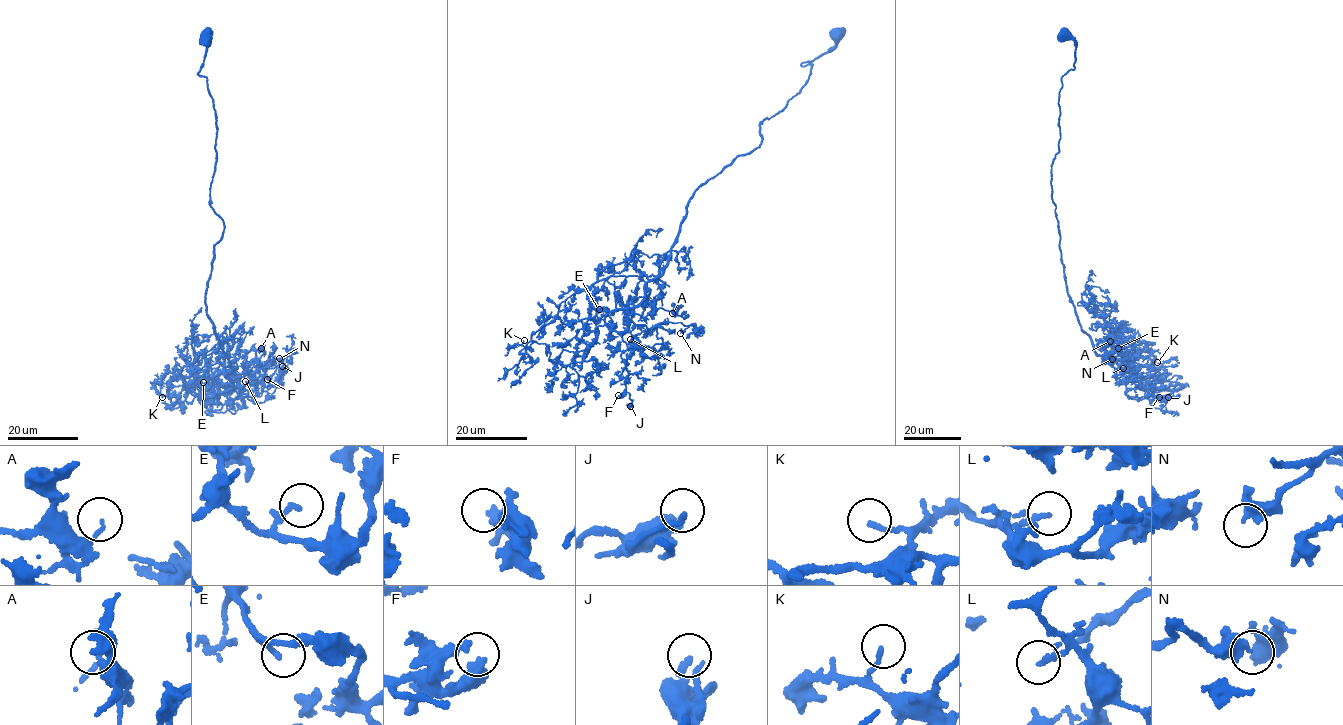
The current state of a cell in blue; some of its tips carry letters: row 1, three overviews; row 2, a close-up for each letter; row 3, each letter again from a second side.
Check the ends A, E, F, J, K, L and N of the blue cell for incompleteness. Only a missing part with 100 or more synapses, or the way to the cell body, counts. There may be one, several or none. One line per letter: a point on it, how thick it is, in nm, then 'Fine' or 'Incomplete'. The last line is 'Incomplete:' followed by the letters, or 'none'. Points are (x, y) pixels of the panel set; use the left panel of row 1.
A: Place: (261, 348). Thickness 100 nm. Fine
E: Place: (203, 382). Thickness 190 nm. Fine
F: Place: (267, 379). Thickness 320 nm. Fine
J: Place: (282, 366). Thickness 200 nm. Fine
K: Place: (162, 397). Thickness 140 nm. Fine
L: Place: (245, 381). Thickness 110 nm. Fine
N: Place: (279, 358). Thickness 320 nm. Fine
Incomplete: none

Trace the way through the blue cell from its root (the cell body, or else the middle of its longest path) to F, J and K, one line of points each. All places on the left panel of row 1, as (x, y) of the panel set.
F: (206, 34), (224, 233), (206, 313), (232, 385), (214, 396), (263, 401), (267, 379)
J: (206, 34), (224, 233), (206, 313), (232, 385), (214, 396), (263, 401), (282, 366)
K: (206, 34), (224, 233), (206, 313), (232, 387), (162, 397)

